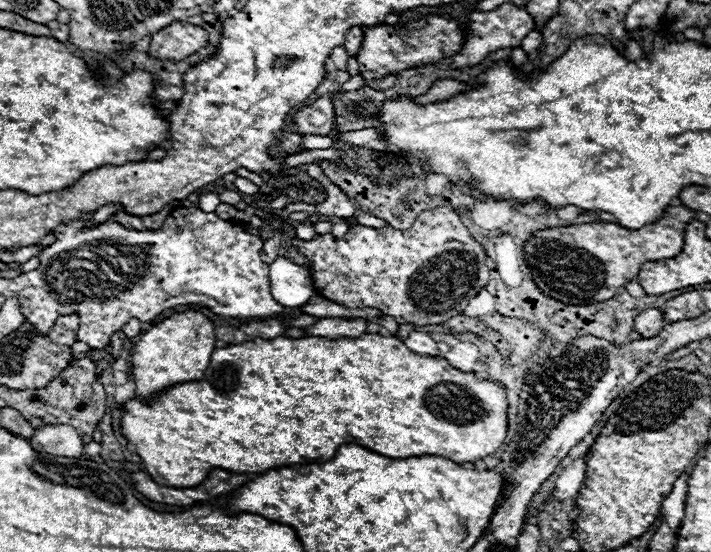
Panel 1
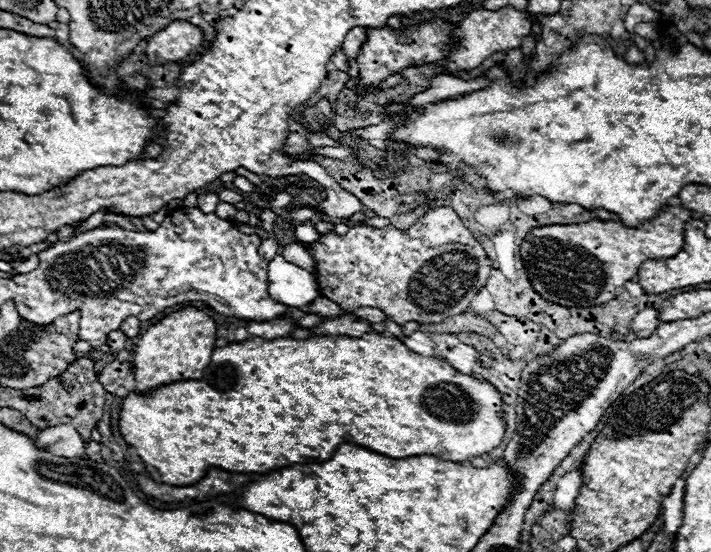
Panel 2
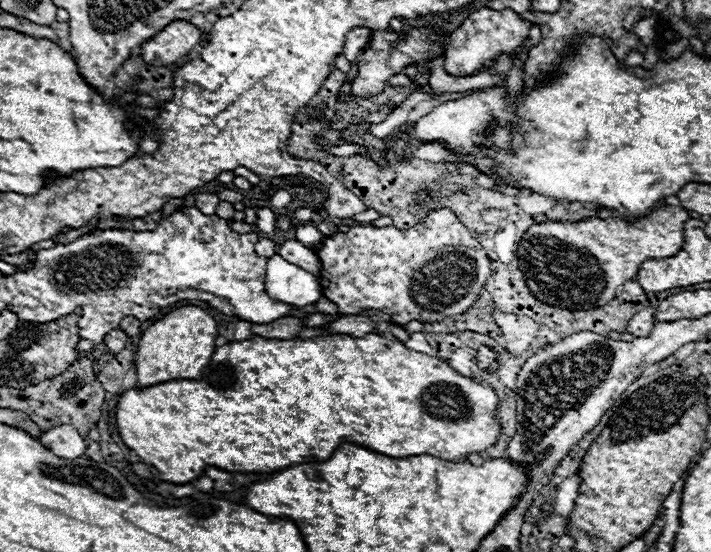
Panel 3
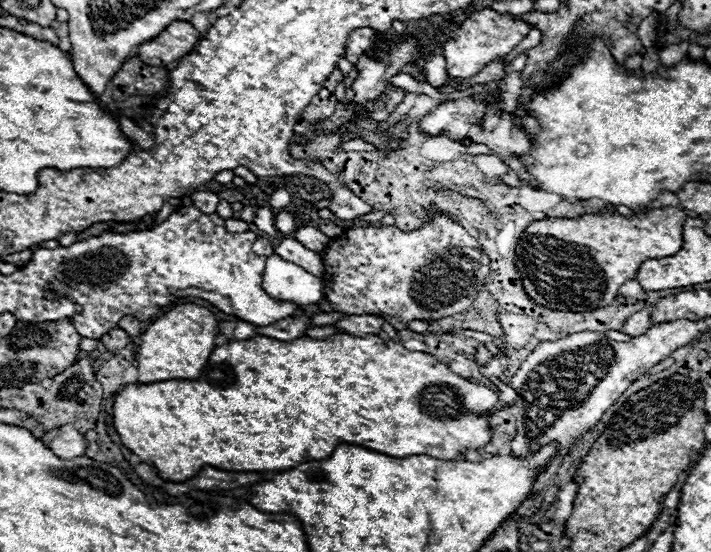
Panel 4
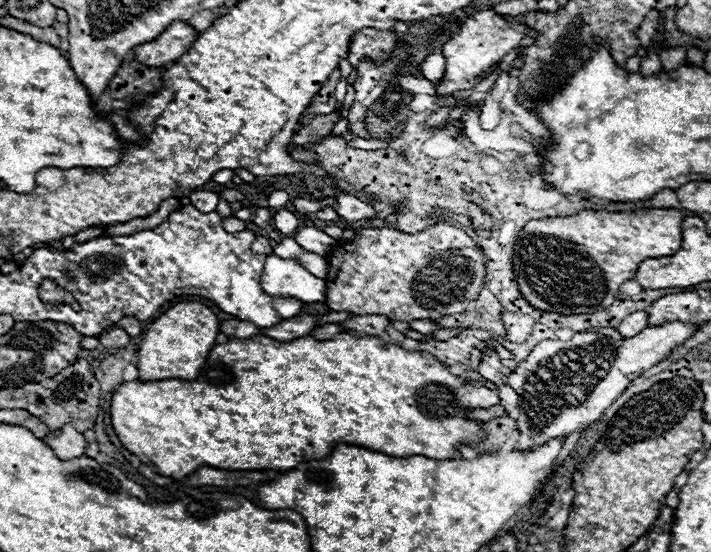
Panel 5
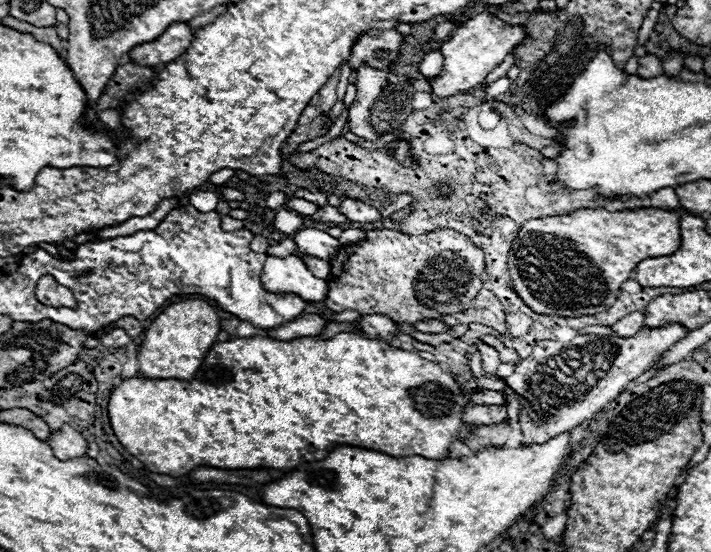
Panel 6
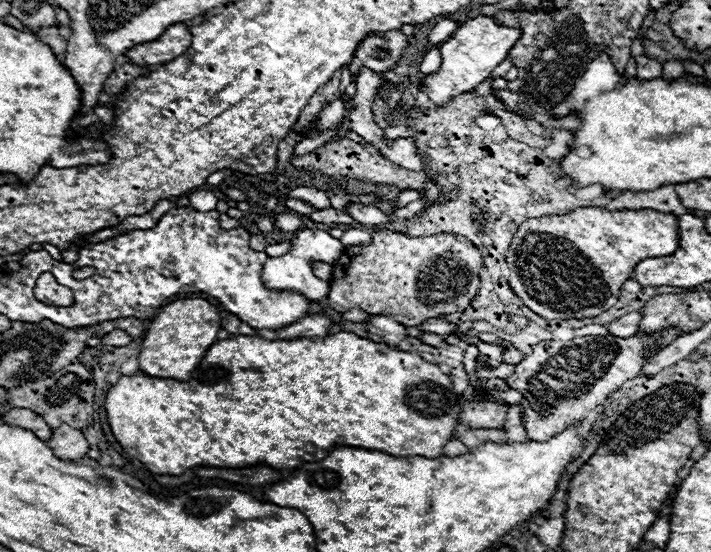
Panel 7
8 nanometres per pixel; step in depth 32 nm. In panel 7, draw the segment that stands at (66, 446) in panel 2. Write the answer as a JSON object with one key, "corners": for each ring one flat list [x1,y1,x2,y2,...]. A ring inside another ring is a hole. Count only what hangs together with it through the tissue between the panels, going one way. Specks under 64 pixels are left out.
{"corners":[[62,424,54,430,54,436,48,440,48,446,56,452,58,458,70,460,70,458,84,458,90,450,90,444,86,442,84,434,68,424]]}

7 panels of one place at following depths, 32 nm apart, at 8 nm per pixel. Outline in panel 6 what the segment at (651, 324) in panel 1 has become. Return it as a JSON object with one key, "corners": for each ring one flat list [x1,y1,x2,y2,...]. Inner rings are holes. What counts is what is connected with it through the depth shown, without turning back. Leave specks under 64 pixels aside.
{"corners":[[632,312,632,314,626,314,624,318,620,318,610,328,616,332,616,336,628,338,628,336,634,336,638,330,642,330,642,322,644,322,644,312]]}

